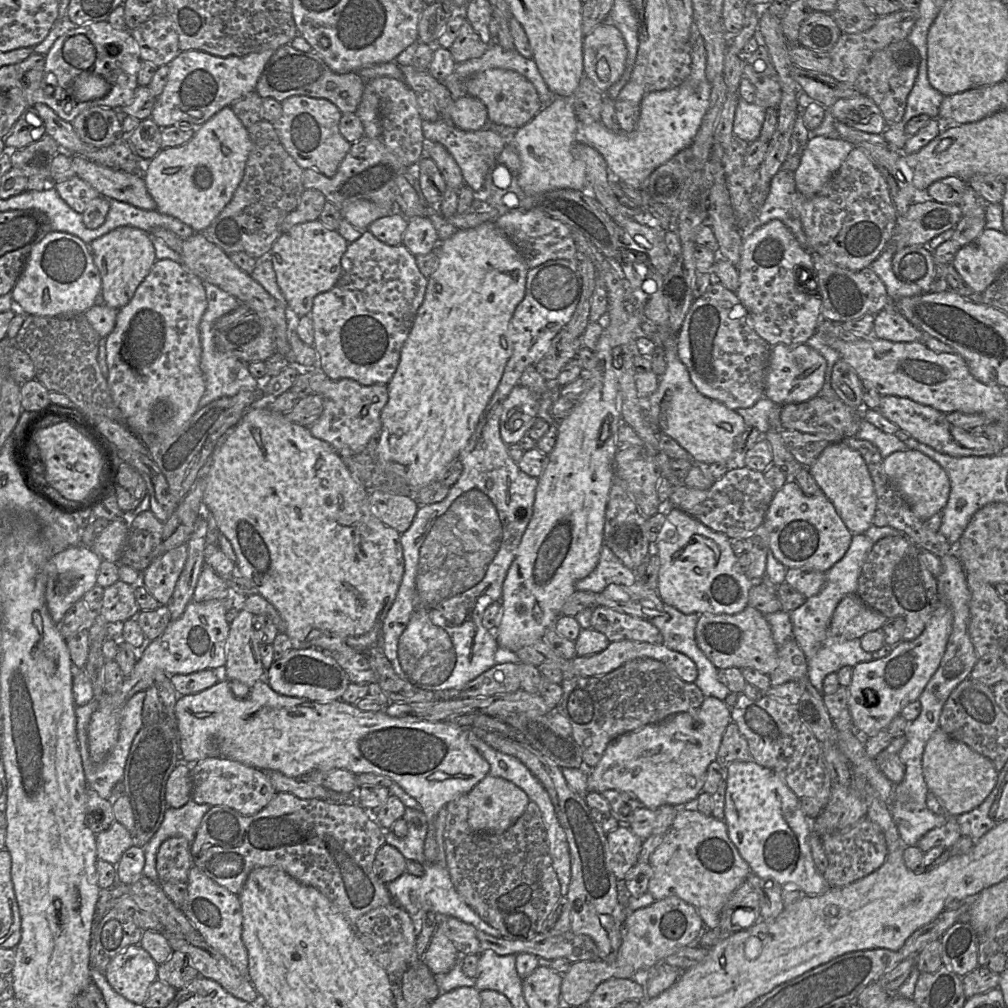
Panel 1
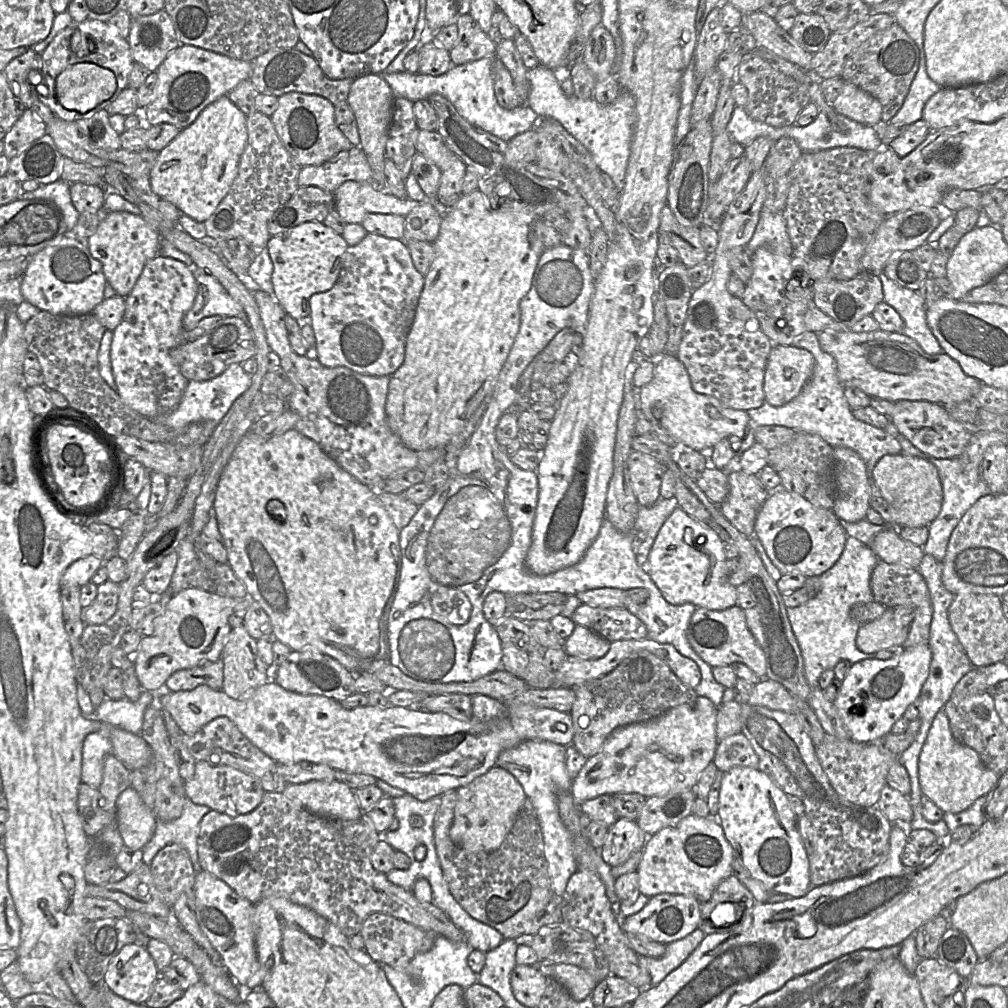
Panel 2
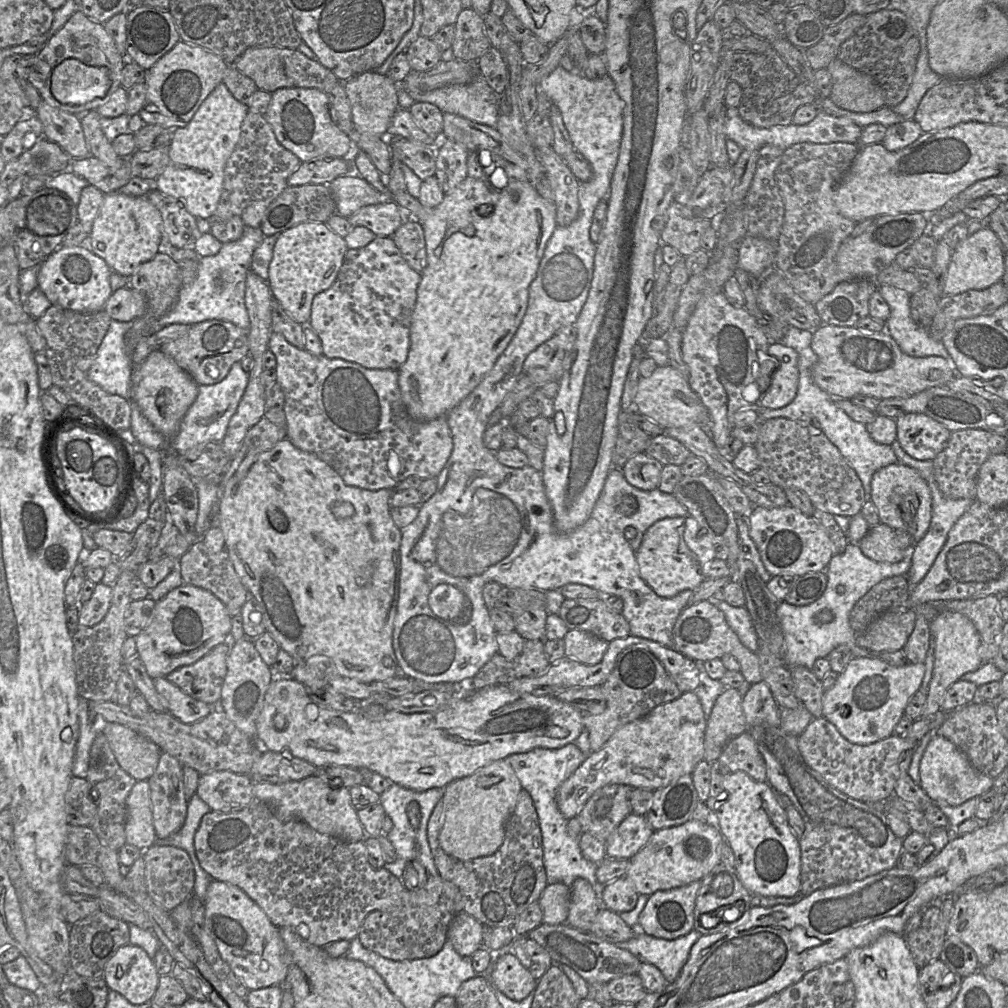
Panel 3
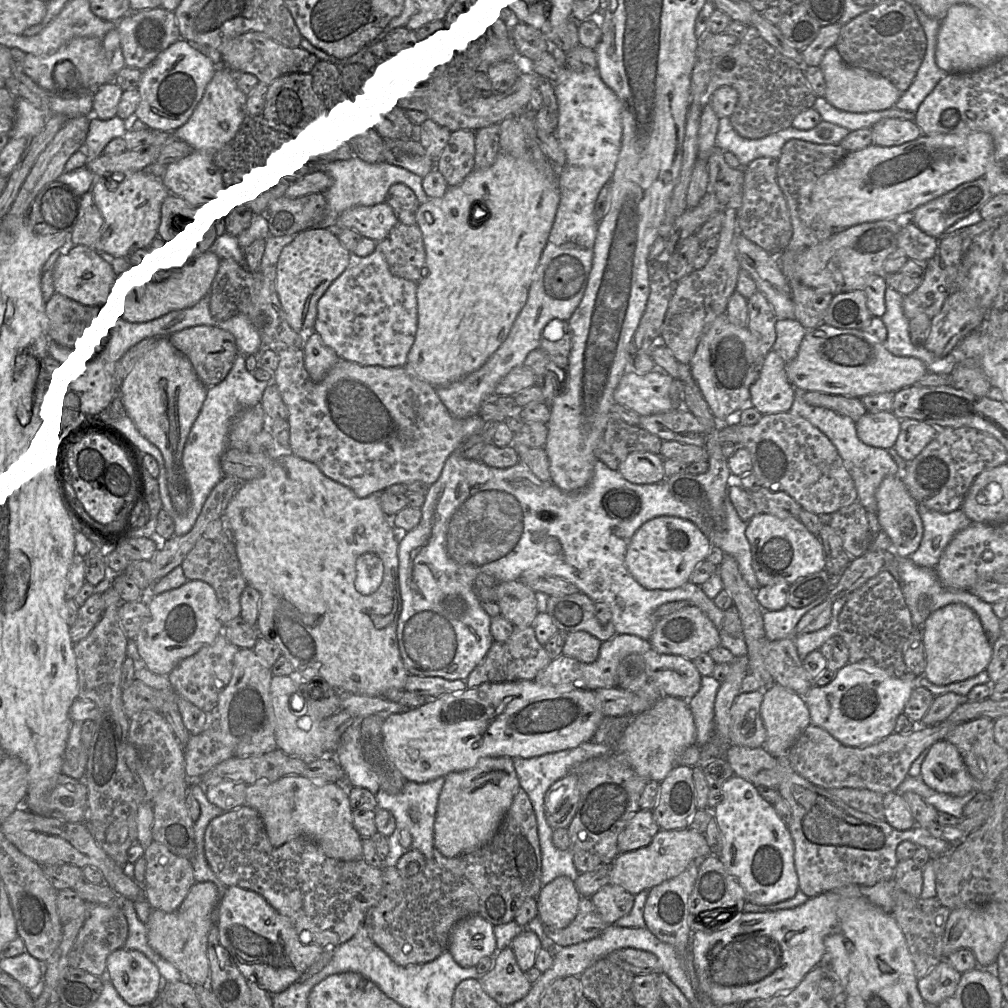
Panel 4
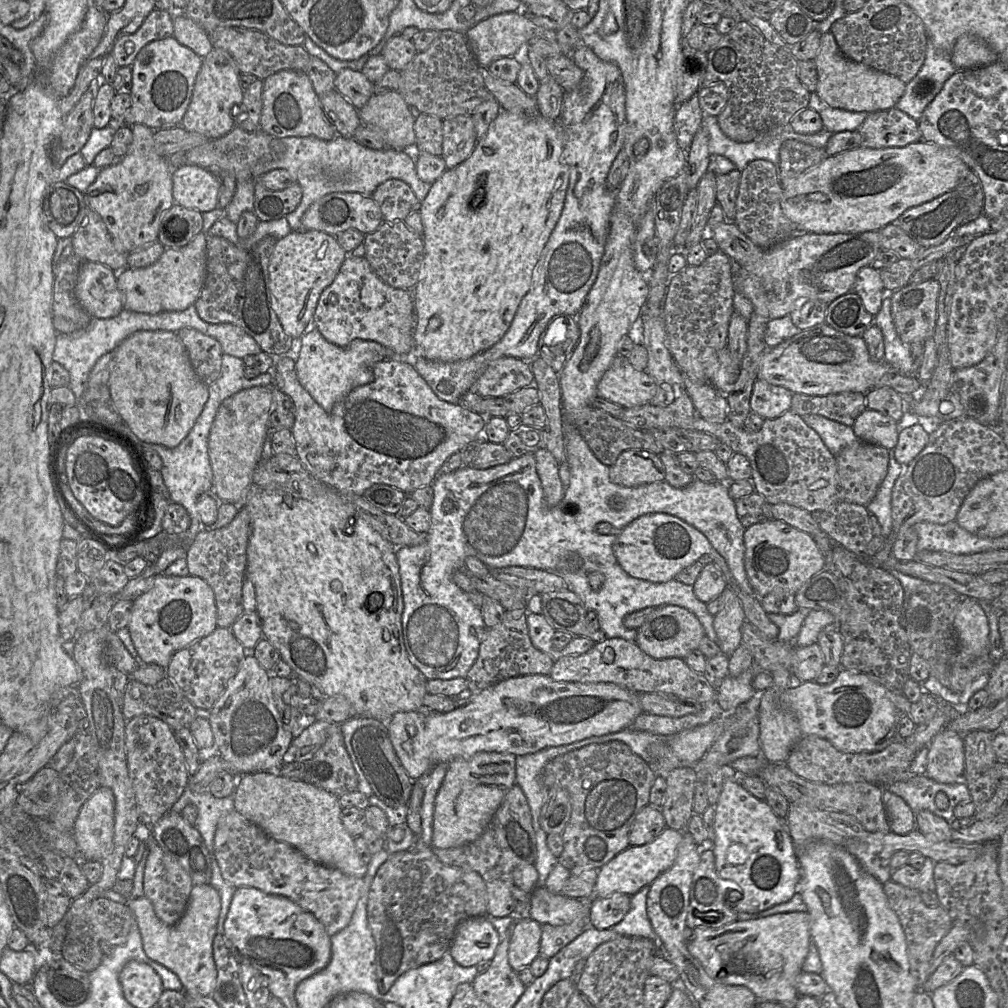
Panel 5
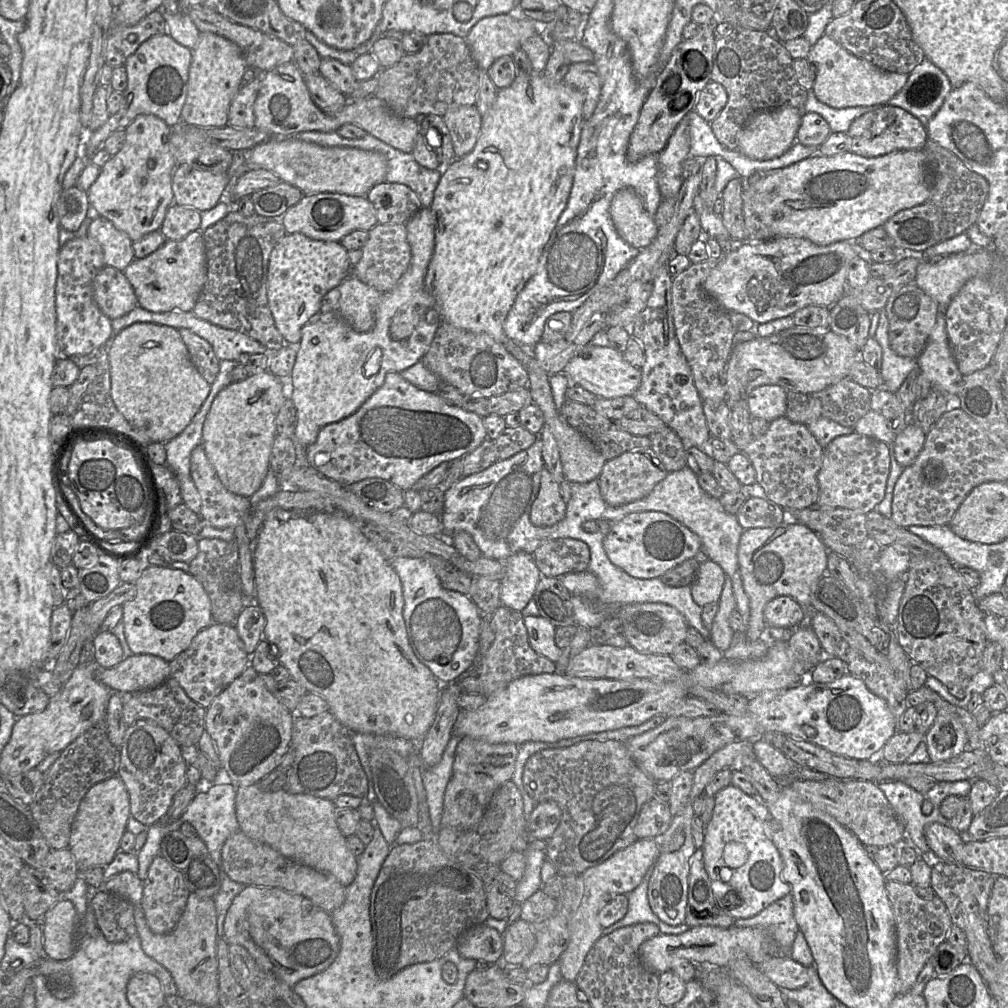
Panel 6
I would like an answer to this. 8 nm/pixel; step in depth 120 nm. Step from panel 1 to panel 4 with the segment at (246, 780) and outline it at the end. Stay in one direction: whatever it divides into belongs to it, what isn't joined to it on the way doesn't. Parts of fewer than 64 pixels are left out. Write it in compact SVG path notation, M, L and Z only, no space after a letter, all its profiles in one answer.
M224 779L204 786L204 791L210 803L224 811L230 811L245 803L247 784Z

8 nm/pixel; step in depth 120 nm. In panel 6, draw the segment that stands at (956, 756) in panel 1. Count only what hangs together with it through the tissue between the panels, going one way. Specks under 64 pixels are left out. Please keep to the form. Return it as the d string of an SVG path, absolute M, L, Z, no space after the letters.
M938 710L933 725L924 735L931 762L946 761L958 756L969 746L966 731L958 717Z

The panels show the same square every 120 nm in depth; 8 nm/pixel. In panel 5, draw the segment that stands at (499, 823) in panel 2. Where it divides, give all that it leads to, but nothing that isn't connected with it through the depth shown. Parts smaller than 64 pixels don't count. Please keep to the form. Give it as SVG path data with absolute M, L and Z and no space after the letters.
M479 752L469 758L449 762L448 770L435 799L432 847L453 848L479 838L487 828L509 789L516 784L516 755L497 752Z

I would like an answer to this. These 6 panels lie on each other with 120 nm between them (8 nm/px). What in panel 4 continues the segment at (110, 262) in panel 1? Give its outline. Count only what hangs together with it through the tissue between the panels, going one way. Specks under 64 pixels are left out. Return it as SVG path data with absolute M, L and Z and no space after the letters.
M145 171L115 173L110 178L97 178L91 192L103 216L101 239L96 247L118 263L129 263L160 245L161 209L170 195L163 180Z

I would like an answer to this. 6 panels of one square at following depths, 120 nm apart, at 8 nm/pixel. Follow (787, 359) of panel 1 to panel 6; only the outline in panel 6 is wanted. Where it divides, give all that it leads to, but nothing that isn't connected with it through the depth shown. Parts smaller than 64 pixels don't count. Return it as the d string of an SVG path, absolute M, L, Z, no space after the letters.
M762 385L747 395L747 404L753 418L771 422L785 416L788 392L778 385Z

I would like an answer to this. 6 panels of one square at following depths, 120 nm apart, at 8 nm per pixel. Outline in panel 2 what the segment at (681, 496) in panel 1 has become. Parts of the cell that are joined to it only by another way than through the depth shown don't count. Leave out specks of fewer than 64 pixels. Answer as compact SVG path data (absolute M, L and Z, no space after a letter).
M743 470L728 472L727 478L730 491L720 510L739 532L753 537L757 513L770 492L757 475Z

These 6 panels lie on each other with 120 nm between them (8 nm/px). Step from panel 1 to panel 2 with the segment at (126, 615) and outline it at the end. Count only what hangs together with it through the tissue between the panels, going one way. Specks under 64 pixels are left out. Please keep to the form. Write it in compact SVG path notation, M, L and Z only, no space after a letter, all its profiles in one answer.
M105 581L97 586L97 596L83 610L82 619L86 624L103 624L109 620L117 608L119 585L113 581Z

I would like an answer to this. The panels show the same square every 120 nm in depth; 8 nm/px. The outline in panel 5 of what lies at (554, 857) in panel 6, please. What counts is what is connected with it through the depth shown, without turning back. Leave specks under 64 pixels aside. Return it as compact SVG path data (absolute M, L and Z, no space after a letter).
M620 741L590 744L548 762L539 774L539 782L546 789L564 788L571 800L571 816L564 831L563 851L559 862L567 869L583 866L599 869L629 846L629 833L635 817L649 804L650 790L656 778L650 766Z

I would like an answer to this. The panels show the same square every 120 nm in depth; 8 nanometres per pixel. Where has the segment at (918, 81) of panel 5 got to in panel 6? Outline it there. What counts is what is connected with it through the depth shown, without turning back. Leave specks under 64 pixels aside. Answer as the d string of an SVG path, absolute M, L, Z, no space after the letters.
M925 57L909 74L904 87L887 102L887 105L904 109L926 128L952 89L945 73Z

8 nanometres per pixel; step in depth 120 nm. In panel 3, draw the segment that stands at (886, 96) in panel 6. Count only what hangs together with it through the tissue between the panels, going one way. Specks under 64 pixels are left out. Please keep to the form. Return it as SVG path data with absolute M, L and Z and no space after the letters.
M835 58L826 68L832 78L830 99L844 110L869 113L885 106L884 93L872 77Z

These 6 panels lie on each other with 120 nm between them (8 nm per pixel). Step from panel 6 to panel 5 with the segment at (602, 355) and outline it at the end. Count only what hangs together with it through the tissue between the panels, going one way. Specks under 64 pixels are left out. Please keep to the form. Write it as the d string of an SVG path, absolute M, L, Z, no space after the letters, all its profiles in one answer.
M617 351L611 366L597 385L597 394L624 408L632 408L650 403L656 394L656 384L654 379L645 370L636 370L629 362L629 358L622 357L619 351Z

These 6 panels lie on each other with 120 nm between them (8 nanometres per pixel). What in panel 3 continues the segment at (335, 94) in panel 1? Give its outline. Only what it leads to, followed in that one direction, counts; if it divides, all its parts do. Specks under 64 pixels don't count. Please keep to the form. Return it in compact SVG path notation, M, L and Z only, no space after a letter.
M252 47L248 48L235 62L234 66L245 76L252 79L257 89L274 92L280 88L315 88L328 94L337 84L339 79L318 61L306 57L298 49L277 47Z

